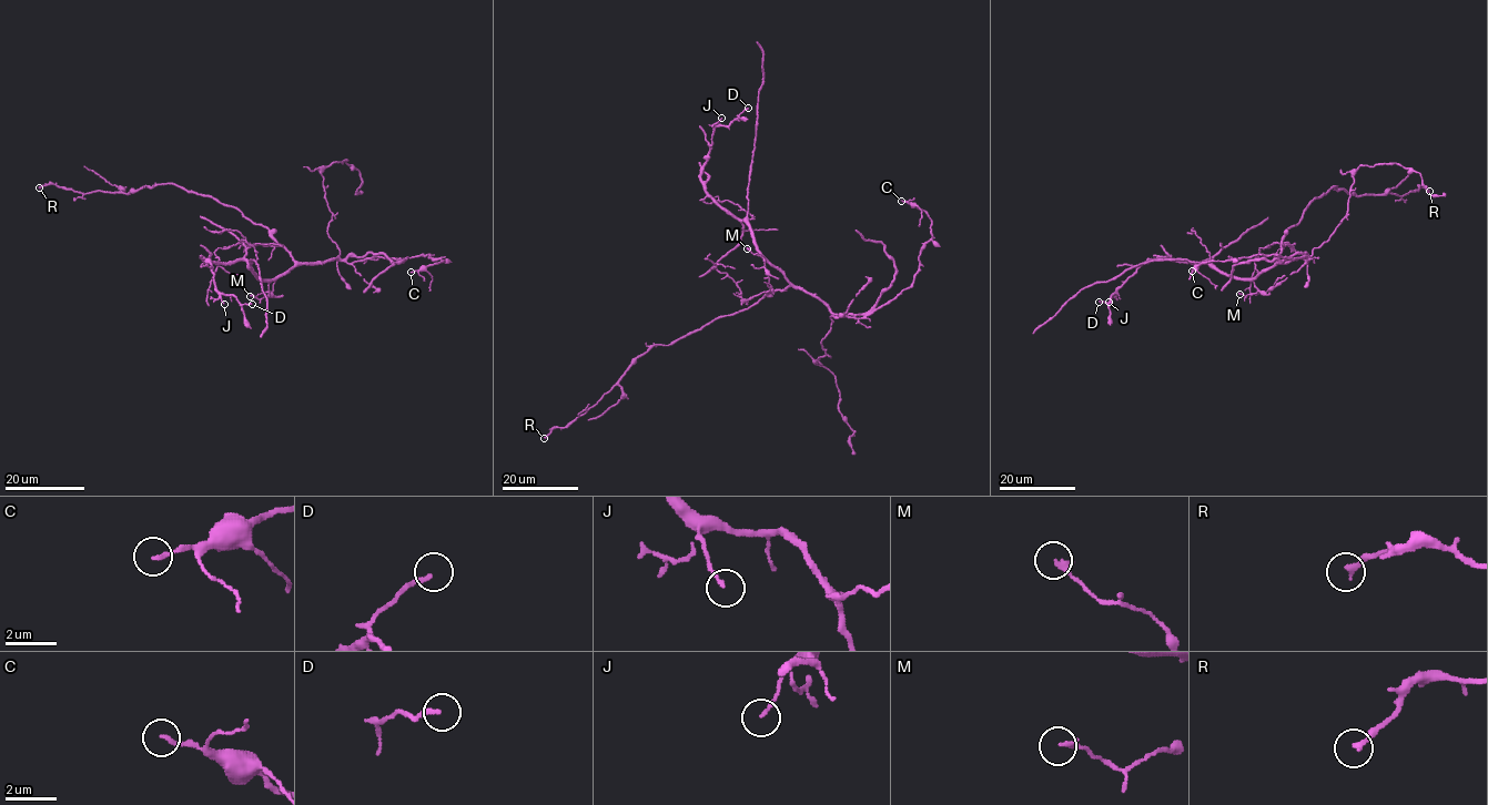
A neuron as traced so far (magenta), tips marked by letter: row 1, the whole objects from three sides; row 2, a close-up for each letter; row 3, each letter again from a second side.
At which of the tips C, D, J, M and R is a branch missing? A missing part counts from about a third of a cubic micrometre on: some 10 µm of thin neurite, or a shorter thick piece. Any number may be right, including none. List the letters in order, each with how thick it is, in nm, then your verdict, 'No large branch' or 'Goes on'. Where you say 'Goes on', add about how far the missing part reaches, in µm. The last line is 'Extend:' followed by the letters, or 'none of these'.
C: Thickness 150 nm. No large branch
D: Thickness 180 nm. No large branch
J: Thickness 150 nm. No large branch
M: Thickness 160 nm. No large branch
R: Thickness 220 nm. No large branch
Extend: none of these

